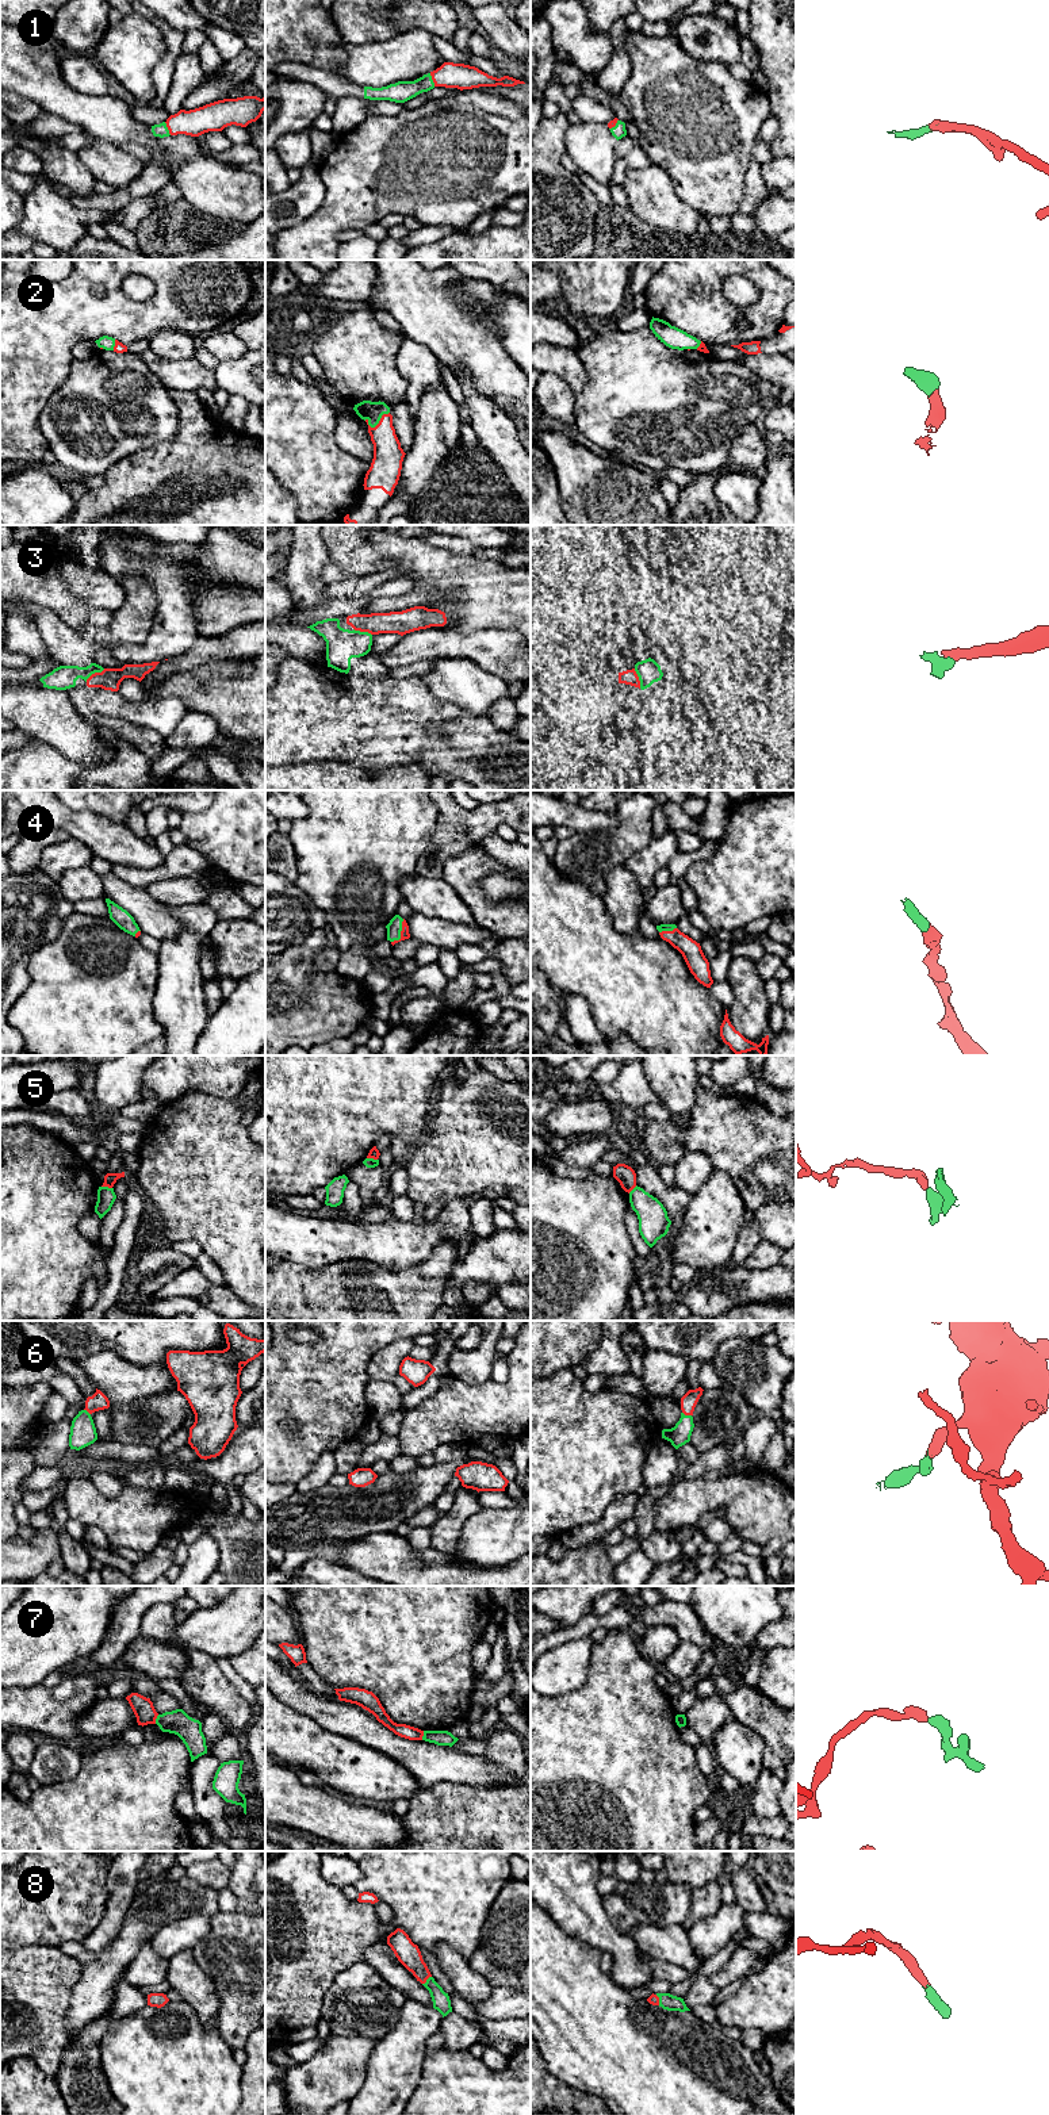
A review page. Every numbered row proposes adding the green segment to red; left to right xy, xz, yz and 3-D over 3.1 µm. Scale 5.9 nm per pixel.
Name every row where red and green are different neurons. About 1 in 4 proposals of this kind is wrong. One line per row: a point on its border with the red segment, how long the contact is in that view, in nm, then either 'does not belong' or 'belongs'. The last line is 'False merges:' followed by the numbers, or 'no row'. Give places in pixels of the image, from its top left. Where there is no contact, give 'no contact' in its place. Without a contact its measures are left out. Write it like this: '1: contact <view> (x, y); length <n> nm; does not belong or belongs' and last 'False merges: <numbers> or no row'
1: contact xy (168, 129); length 90 nm; belongs
2: contact xz (378, 424); length 160 nm; belongs
3: contact xy (95, 673); length 140 nm; belongs
4: contact xz (401, 933); length 160 nm; belongs
5: contact xy (107, 1186); length 70 nm; does not belong
6: contact yz (686, 1414); length 60 nm; belongs
7: contact xy (156, 1717); length 60 nm; does not belong
8: contact xz (427, 1979); length 80 nm; belongs
False merges: 5, 7

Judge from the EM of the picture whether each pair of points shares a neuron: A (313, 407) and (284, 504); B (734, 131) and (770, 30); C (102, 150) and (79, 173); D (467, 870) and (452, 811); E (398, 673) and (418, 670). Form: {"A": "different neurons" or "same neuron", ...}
{"A": "different neurons", "B": "different neurons", "C": "different neurons", "D": "different neurons", "E": "same neuron"}

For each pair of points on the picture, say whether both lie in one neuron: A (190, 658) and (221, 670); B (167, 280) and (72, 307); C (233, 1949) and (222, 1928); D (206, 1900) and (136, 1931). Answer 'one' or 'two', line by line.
A: one
B: one
C: one
D: one

